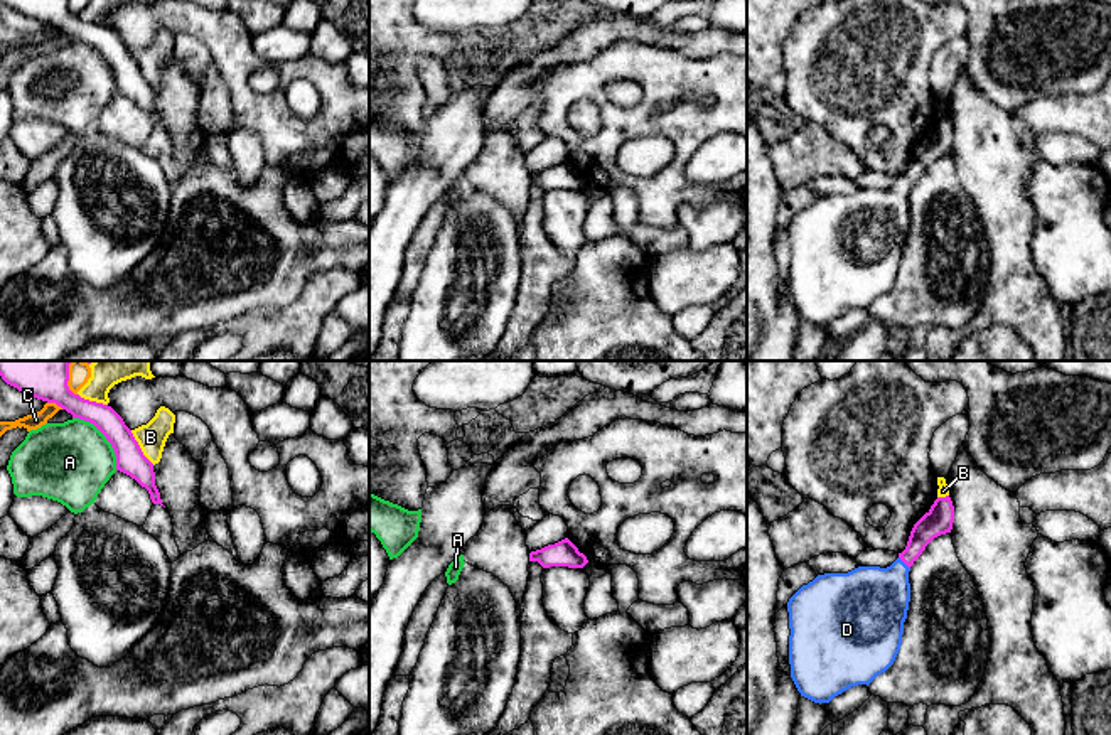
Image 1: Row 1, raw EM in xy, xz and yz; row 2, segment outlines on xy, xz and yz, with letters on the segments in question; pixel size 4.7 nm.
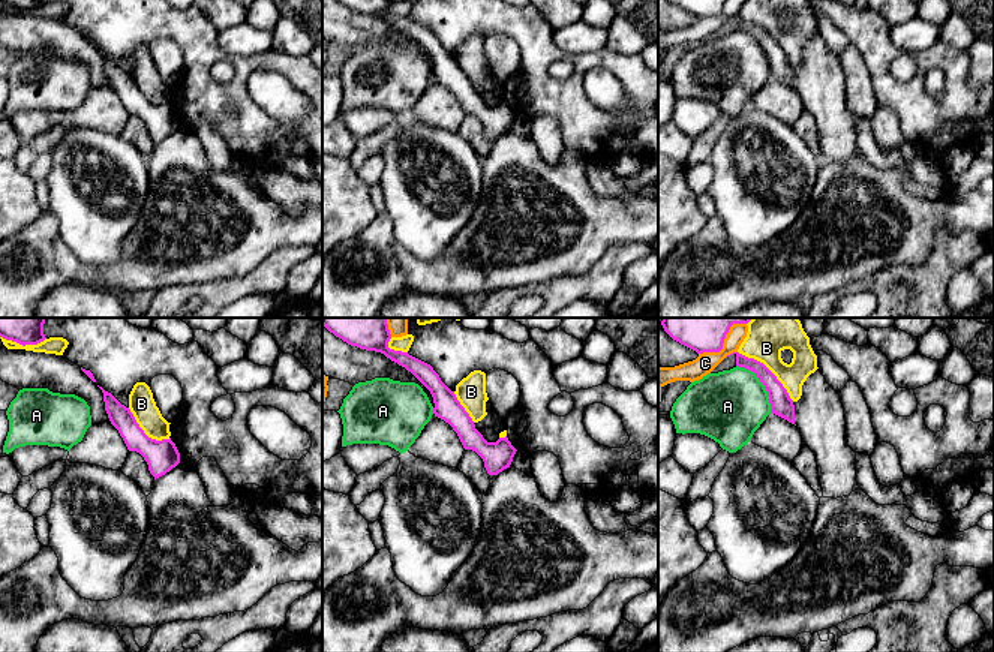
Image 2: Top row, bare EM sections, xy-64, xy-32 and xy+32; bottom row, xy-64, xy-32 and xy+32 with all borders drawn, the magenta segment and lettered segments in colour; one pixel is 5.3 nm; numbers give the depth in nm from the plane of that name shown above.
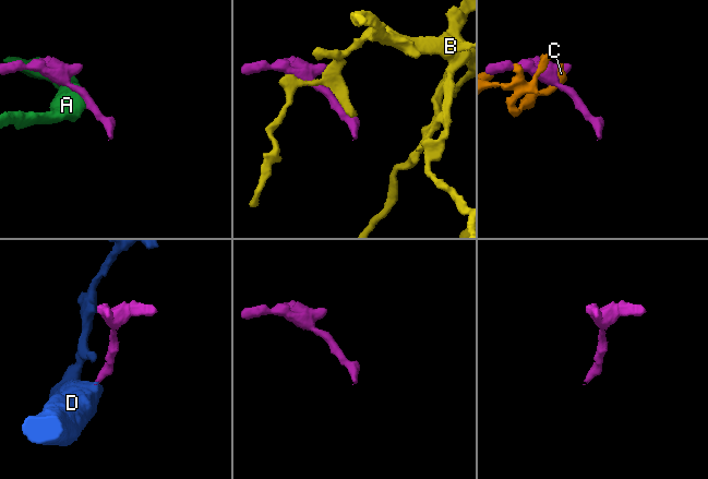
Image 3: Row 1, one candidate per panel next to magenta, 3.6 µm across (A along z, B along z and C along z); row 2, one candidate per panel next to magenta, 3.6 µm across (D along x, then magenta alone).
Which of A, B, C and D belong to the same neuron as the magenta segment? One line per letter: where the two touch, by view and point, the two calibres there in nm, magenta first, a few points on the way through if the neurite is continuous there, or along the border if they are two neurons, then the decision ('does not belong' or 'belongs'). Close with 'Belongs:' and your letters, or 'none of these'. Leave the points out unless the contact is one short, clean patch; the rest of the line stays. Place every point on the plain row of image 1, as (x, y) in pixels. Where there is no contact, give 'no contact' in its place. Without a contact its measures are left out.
A: contact xy (105, 58); calibres 140 and 380 nm; border xy (73, 39), (88, 42), (105, 59), (113, 73), (117, 91); does not belong
B: contact xy (139, 69); calibres 140 and 140 nm; does not belong
C: contact xy (56, 26); calibres 130 and 80 nm; does not belong
D: contact yz (904, 184); calibres 130 and 340 nm; way yz (938, 144), (917, 164), (904, 184), (897, 198), (870, 225); belongs
Belongs: D

